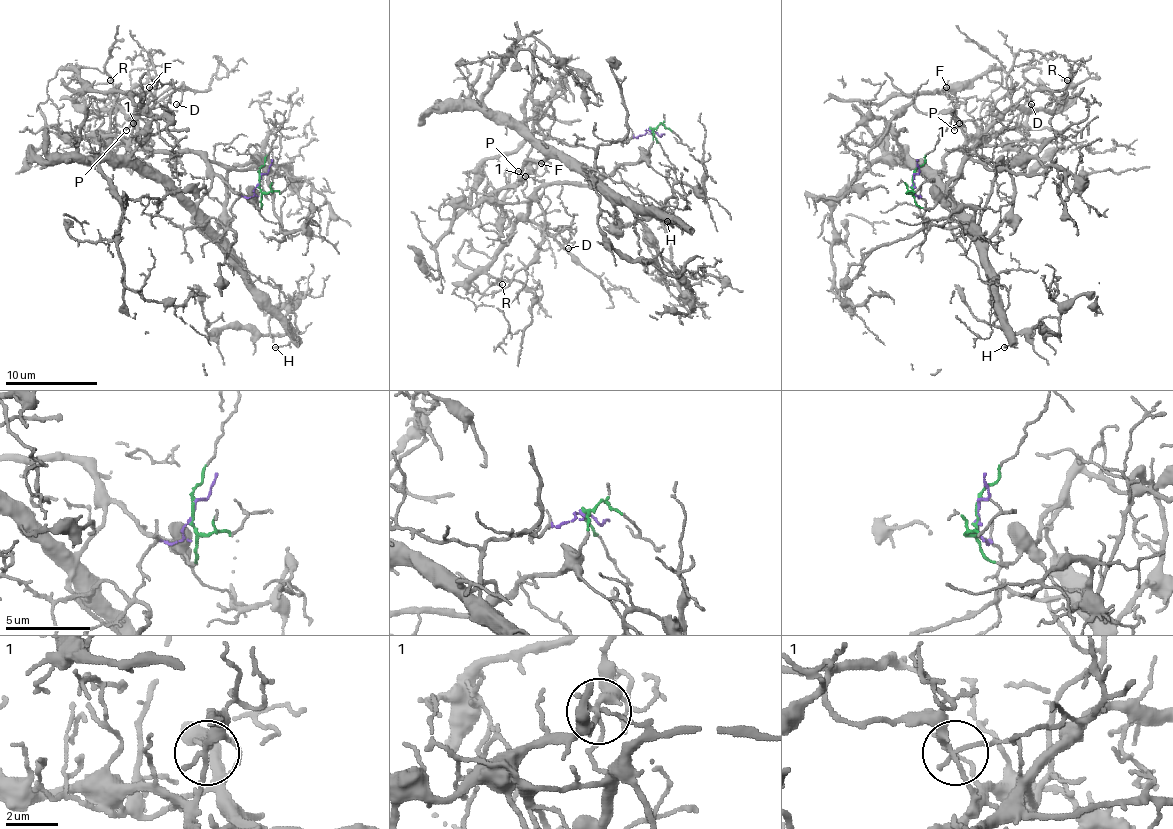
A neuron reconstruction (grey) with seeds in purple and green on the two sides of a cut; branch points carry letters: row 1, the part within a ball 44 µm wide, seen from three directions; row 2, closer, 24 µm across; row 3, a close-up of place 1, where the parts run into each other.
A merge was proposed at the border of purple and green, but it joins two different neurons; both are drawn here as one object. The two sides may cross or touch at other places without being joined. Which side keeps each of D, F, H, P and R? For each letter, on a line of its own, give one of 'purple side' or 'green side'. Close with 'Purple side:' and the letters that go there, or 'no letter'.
D: green side
F: purple side
H: purple side
P: green side
R: green side
Purple side: F, H

